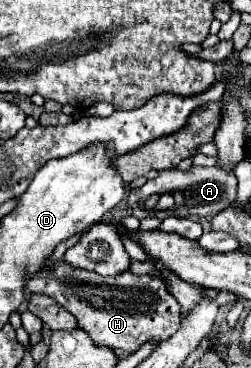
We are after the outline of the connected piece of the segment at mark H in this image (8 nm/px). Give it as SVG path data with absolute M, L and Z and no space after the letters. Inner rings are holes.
M49 260L43 266L43 272L29 280L29 292L47 294L57 300L67 312L71 312L79 328L83 328L97 346L121 348L125 352L135 352L145 340L167 340L179 328L179 304L169 294L167 284L157 276L137 276L133 272L123 272L117 276L99 276L89 270L83 274L77 268L65 266L59 262L55 270L47 270Z

